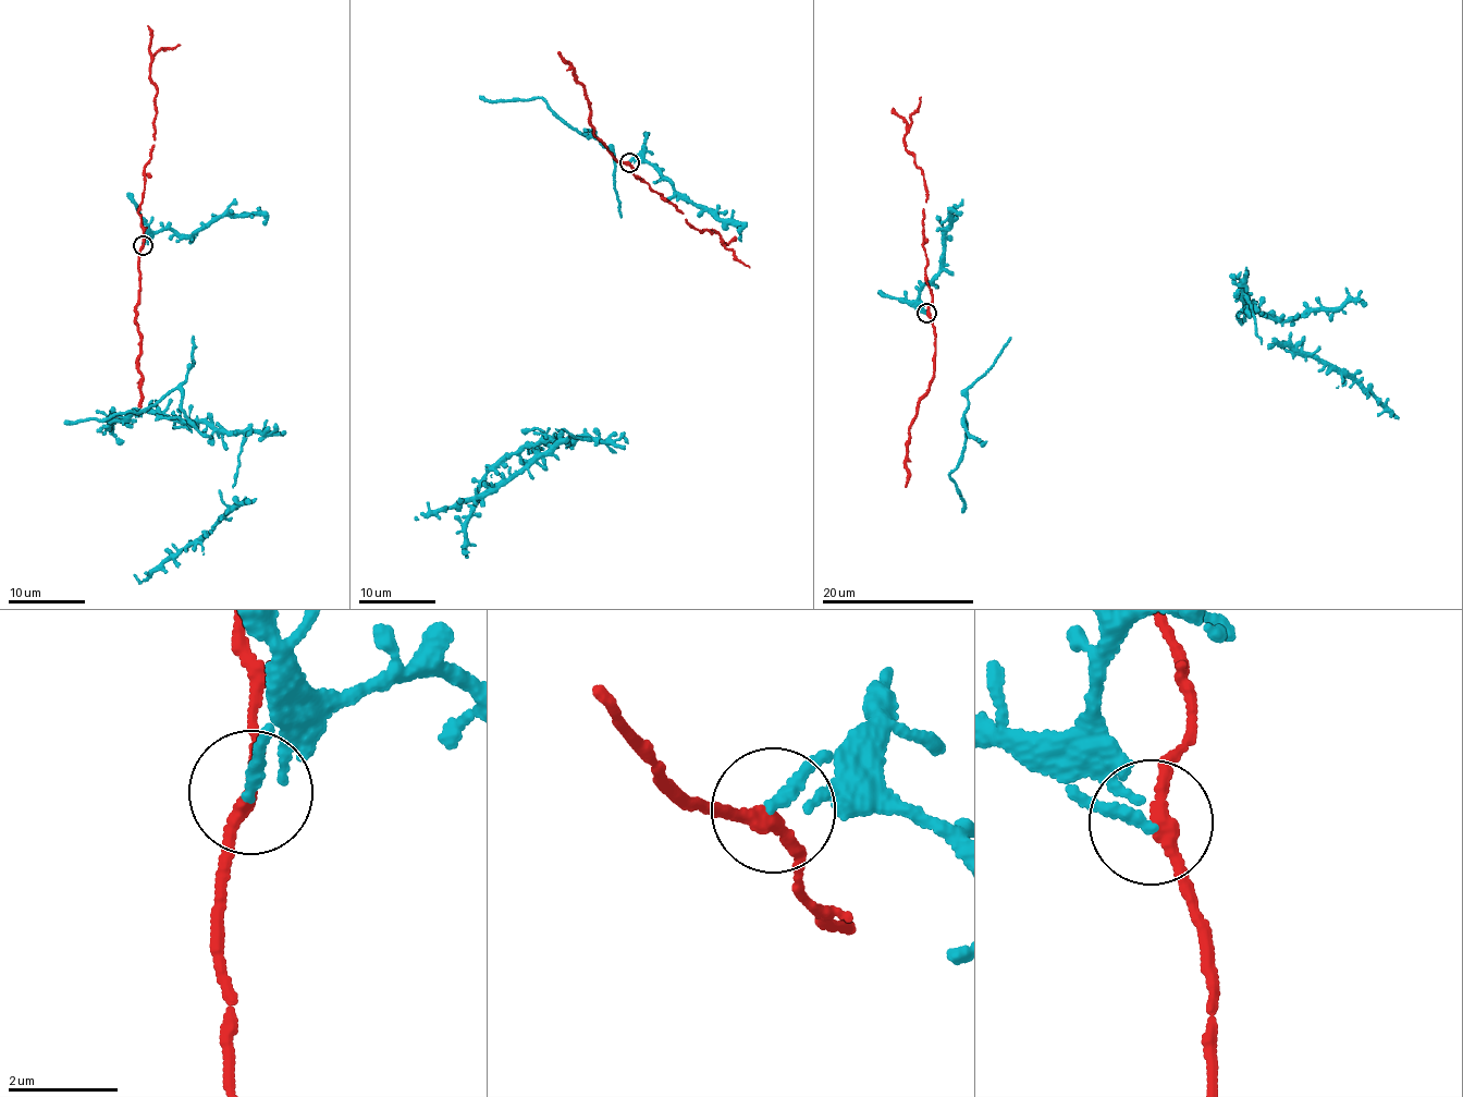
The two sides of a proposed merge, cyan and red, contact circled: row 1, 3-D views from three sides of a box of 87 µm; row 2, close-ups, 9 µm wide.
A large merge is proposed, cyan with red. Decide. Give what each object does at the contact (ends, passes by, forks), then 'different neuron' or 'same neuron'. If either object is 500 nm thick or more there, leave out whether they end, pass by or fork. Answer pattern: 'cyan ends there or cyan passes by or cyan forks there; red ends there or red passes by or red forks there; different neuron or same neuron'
cyan ends there; red passes by; different neuron

